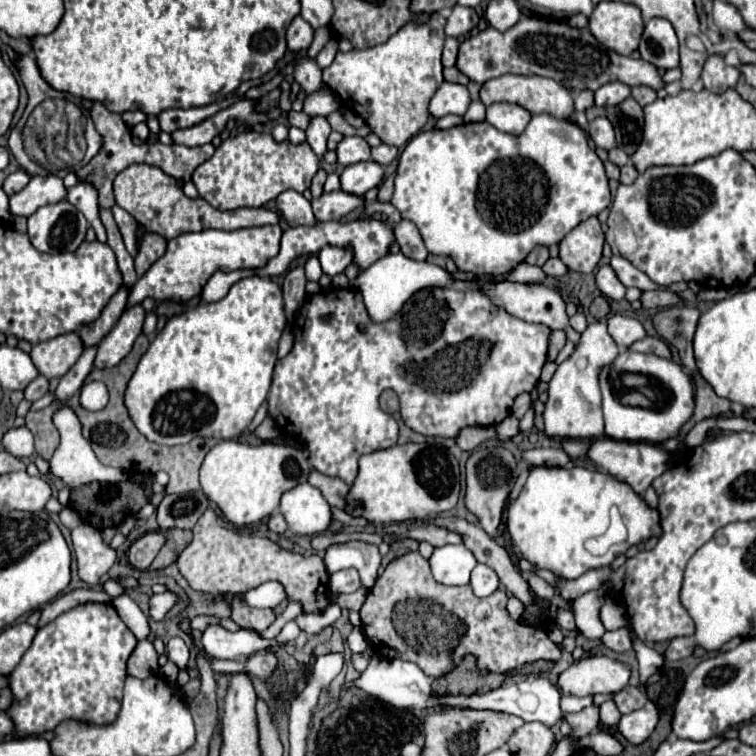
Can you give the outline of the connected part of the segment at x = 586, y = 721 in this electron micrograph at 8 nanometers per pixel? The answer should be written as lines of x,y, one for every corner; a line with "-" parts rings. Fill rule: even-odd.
591,705
591,707
585,707
585,709
583,709
583,713
581,713
583,717
579,717
579,713
569,713
569,715
565,715
565,721
569,721
571,727
573,727
571,735
581,737
581,735
593,733
593,731
597,729
597,723
599,723
597,711
599,711
599,709
597,709
595,705

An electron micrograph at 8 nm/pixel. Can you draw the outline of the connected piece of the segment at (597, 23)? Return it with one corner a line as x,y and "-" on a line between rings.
601,1
589,15
589,31
605,47
619,55
631,55
643,31
641,11
631,3

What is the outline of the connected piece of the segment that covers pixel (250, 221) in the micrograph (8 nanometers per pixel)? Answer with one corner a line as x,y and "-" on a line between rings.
135,163
135,165
129,165
127,169
123,169
115,177
113,193
115,193
115,203
121,209
125,209
139,225
143,225
145,231
157,233
165,239
175,239
177,235
187,233
187,231
203,231
203,229
235,231
235,229
243,229
243,227
261,227
261,225
279,223
279,215
275,211
267,211
261,207
259,209
219,211
201,197
189,199
183,193
181,183
175,177
171,177
171,175
163,173
159,167
147,165
147,163

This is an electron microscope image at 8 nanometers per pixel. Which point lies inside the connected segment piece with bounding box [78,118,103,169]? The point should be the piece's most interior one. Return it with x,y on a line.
94,140

